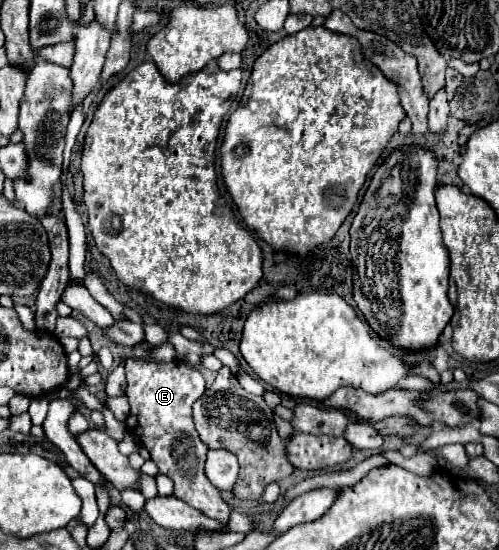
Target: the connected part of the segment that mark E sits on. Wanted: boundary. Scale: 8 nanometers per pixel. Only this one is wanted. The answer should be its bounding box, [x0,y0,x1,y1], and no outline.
[125,359,231,531]

